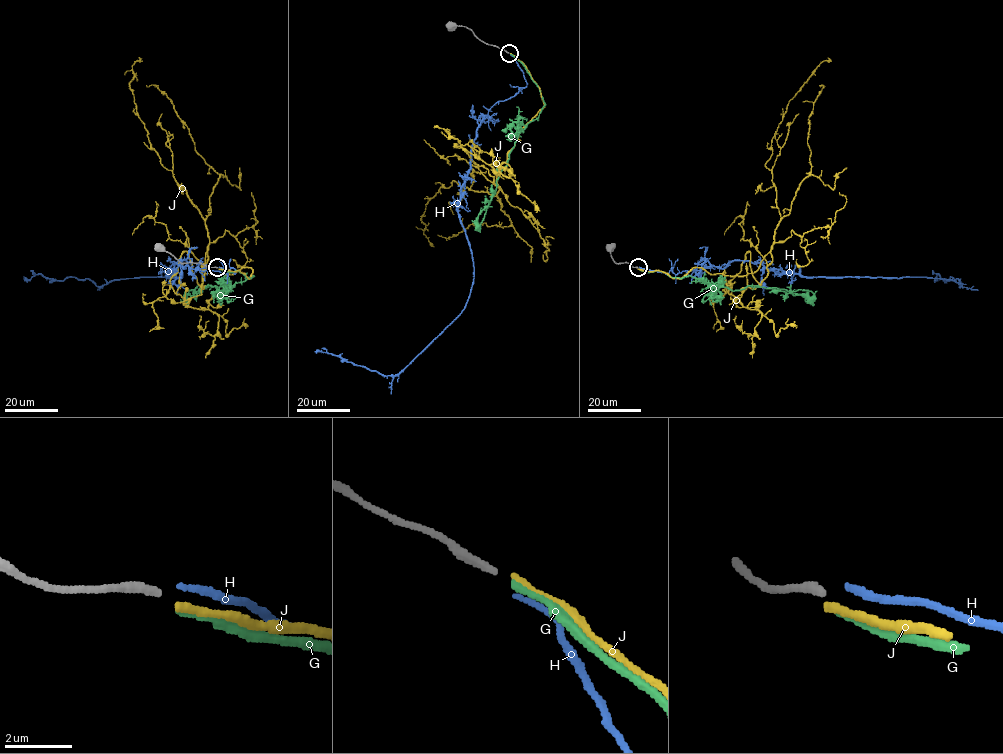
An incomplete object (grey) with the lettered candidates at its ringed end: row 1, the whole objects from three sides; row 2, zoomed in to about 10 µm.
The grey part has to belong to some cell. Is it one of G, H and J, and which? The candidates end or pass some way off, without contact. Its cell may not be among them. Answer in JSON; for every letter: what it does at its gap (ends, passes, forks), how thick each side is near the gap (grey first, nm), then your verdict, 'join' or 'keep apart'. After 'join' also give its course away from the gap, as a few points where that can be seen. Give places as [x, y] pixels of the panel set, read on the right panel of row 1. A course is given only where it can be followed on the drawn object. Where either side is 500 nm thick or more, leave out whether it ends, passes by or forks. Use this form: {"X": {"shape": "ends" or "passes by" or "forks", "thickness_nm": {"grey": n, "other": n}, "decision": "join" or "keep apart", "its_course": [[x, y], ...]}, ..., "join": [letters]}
{"G": {"shape": "ends", "thickness_nm": {"grey": 240, "other": 200}, "decision": "keep apart"}, "H": {"shape": "ends", "thickness_nm": {"grey": 240, "other": 150}, "decision": "join", "its_course": [[639, 267], [678, 274], [750, 260], [804, 276], [926, 276], [960, 286], [957, 278], [936, 276]]}, "J": {"shape": "ends", "thickness_nm": {"grey": 240, "other": 220}, "decision": "keep apart"}, "join": ["H"]}

